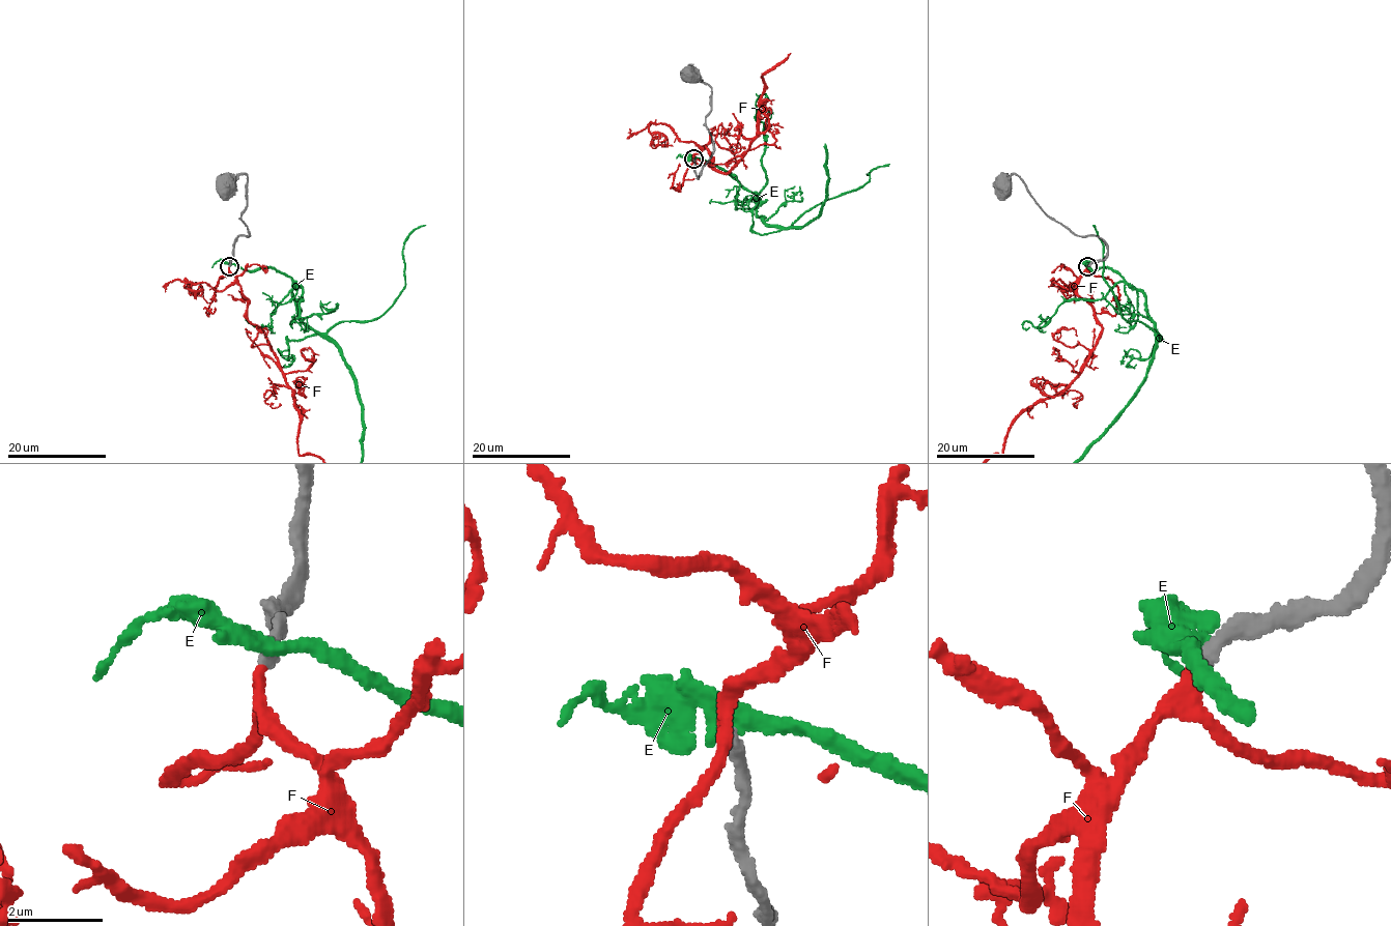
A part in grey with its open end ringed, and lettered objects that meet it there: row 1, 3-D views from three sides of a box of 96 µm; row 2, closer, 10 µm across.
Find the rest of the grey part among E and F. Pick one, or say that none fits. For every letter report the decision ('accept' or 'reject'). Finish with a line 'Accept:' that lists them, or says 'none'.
E: reject
F: accept
Accept: F

